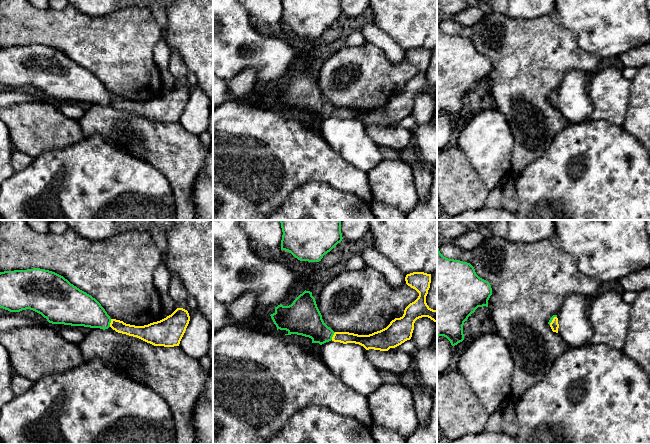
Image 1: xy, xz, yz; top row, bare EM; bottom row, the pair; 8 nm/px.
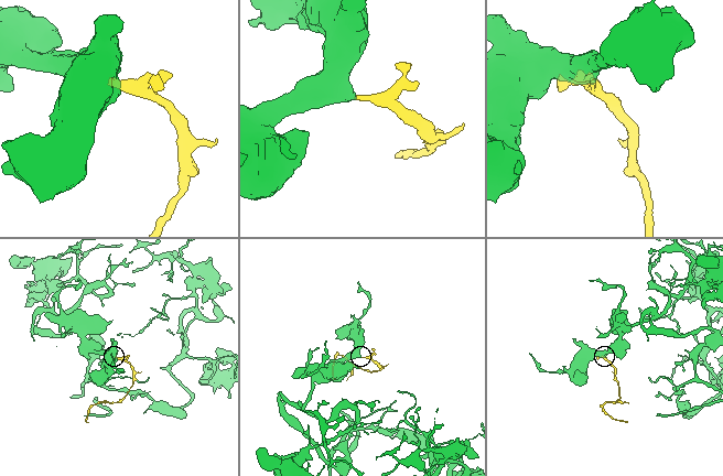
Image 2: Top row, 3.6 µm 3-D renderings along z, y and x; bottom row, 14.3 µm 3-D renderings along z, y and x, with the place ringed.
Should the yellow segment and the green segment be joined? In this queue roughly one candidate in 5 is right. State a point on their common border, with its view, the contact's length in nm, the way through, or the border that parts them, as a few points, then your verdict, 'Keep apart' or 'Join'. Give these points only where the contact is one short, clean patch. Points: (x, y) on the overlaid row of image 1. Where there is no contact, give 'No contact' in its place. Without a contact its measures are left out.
Touches yellow at xy (110, 323). Shared border 70 nm. Path across: xy (119, 326), (110, 323), (82, 310). Join

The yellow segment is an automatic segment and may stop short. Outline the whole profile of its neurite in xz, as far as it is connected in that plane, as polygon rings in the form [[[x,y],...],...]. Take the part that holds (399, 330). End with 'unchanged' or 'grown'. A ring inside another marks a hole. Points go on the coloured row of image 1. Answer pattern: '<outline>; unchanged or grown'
[[[413,272],[406,275],[405,281],[419,293],[418,298],[405,308],[402,317],[395,318],[386,328],[369,335],[334,332],[324,323],[312,292],[306,290],[291,305],[280,304],[275,307],[275,312],[270,316],[277,330],[288,332],[285,335],[302,335],[320,345],[332,340],[343,344],[359,344],[366,350],[388,351],[411,339],[417,319],[428,317],[437,322],[437,310],[431,309],[426,303],[431,274]]]; grown

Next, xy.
[[[40,268],[0,272],[0,308],[10,312],[30,309],[47,319],[52,324],[84,326],[108,329],[111,327],[118,333],[137,337],[154,346],[179,346],[190,321],[187,310],[177,308],[166,318],[144,326],[126,324],[111,319],[101,304],[91,295],[71,284],[63,276]]]; grown

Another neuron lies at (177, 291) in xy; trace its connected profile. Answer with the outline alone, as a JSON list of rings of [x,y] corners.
[[[171,273],[169,295],[178,308],[182,308],[188,298],[188,292],[176,273]]]

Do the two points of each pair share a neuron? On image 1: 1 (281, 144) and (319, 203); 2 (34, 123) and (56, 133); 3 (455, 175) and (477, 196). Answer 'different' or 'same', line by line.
1: different
2: same
3: same

